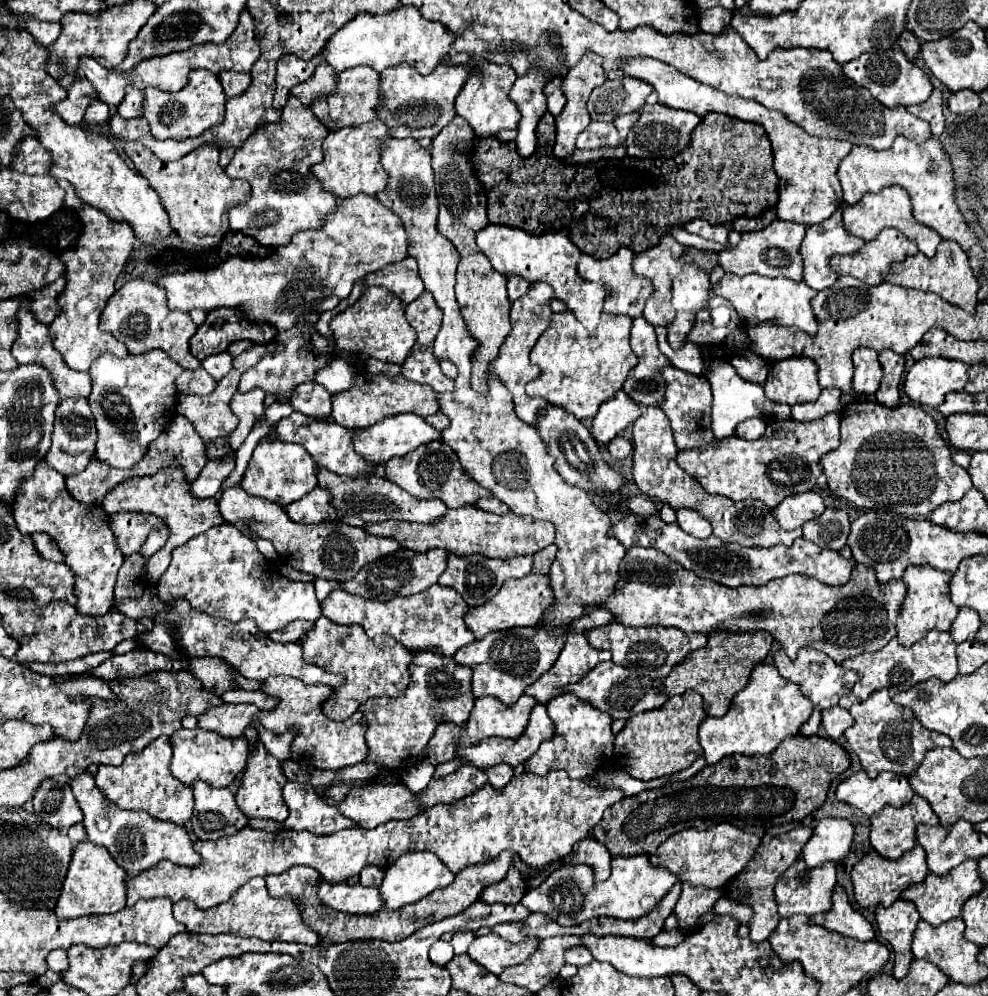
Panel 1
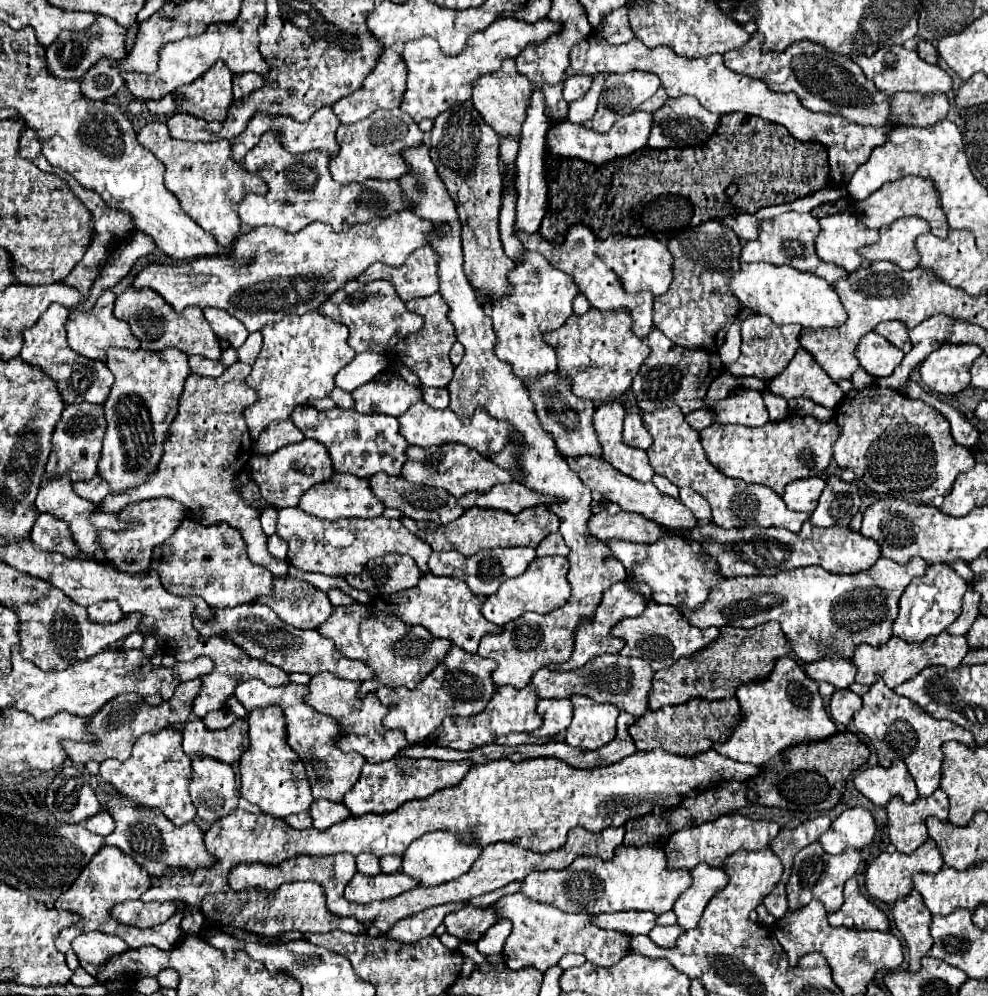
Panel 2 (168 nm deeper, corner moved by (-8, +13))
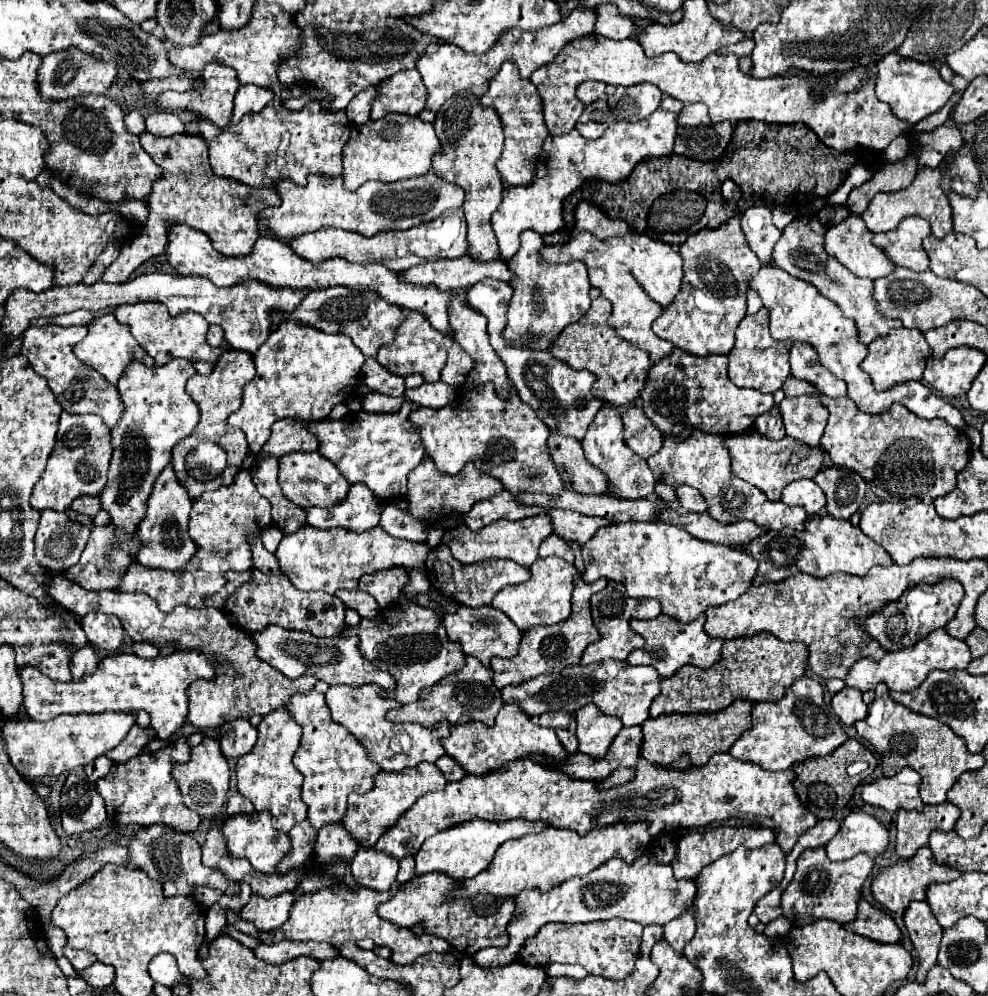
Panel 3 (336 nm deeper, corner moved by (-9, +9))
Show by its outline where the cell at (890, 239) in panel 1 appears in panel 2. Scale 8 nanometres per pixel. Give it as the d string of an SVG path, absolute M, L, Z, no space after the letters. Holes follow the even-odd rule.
M899 218L891 226L879 230L879 242L863 246L859 254L867 260L889 260L903 270L913 270L919 264L915 238L929 232L929 224L921 218Z

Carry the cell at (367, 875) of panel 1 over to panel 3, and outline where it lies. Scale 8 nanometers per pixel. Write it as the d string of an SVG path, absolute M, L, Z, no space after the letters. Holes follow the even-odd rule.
M414 856L402 858L402 860L400 860L400 872L398 872L396 882L398 882L398 884L404 884L404 882L408 882L408 880L414 878L414 876L416 876L416 874L414 874Z

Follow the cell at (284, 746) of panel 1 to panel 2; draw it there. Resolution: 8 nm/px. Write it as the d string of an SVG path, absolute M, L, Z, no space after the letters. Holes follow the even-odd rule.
M245 680L245 682L237 684L235 698L245 706L247 712L267 708L267 706L279 706L285 716L287 744L299 754L302 762L305 760L305 764L313 764L313 768L315 768L315 776L311 776L313 783L310 783L313 798L327 798L331 802L343 802L345 792L351 790L353 784L357 782L361 768L365 764L365 758L357 752L345 754L339 748L335 748L333 740L341 734L339 724L333 718L319 714L317 710L307 706L303 702L305 692L307 692L307 686L303 686L303 684L285 684L285 686L271 688L271 686L265 686L265 682L261 682L261 680ZM317 763L321 763L321 765L317 767Z

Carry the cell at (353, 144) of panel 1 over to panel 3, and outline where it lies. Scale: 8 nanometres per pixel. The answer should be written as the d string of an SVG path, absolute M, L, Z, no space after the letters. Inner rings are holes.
M388 114L382 120L354 126L350 140L344 146L344 188L358 190L368 180L396 182L426 174L432 166L432 158L442 152L442 144L434 132L434 124L422 122L408 114Z

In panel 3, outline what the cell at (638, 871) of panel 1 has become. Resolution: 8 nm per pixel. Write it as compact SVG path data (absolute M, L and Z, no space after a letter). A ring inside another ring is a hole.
M642 856L632 864L614 858L588 876L576 876L566 880L564 884L552 888L550 892L540 890L524 890L516 896L518 916L510 922L508 934L510 944L506 948L486 948L474 956L474 962L482 968L506 966L516 960L518 950L526 942L526 938L534 938L542 924L550 922L594 922L594 920L610 920L610 918L624 918L638 922L642 926L658 924L664 926L666 922L678 918L694 900L696 884L692 880L676 880L672 876L672 866L658 864L654 856Z

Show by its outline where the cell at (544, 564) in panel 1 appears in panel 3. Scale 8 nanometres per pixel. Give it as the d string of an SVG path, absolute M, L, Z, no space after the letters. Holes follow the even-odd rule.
M550 534L548 538L544 538L542 546L540 546L540 556L558 556L558 558L566 558L566 562L574 562L574 552L570 550L570 544L564 542L562 538L558 538L556 534Z

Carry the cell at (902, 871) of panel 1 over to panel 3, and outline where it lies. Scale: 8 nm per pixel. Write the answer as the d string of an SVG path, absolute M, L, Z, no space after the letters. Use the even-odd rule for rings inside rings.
M920 848L916 852L916 856L904 860L904 862L898 862L898 864L886 868L882 874L878 874L872 882L872 894L874 894L876 902L880 902L884 908L888 908L890 912L902 914L902 912L906 912L906 908L912 900L926 900L926 890L930 884L950 882L950 880L958 878L960 874L962 874L960 870L938 864L928 848Z

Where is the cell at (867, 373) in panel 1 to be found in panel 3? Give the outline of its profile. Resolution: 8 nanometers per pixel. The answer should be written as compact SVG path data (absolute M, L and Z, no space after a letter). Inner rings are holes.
M898 328L890 330L888 336L876 338L868 346L868 356L860 364L862 370L872 378L874 388L878 392L890 390L896 384L904 384L910 380L922 380L922 372L926 368L926 362L932 358L930 348L926 344L926 338L920 330L908 330L908 328Z

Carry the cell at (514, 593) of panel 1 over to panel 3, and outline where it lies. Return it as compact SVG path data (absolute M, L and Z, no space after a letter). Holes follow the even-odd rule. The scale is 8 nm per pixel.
M550 556L550 558L538 558L532 564L530 574L532 576L528 582L518 586L506 586L504 590L500 590L494 596L492 606L508 614L508 618L520 630L528 630L532 626L542 626L542 624L564 622L570 616L570 594L574 588L572 582L574 582L574 576L578 574L578 568L558 556Z

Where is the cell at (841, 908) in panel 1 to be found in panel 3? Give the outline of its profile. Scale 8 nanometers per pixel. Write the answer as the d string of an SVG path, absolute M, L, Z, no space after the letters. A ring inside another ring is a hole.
M864 898L858 904L858 916L854 922L844 926L850 932L856 932L860 936L866 936L880 944L898 944L902 942L902 932L884 910L874 908Z

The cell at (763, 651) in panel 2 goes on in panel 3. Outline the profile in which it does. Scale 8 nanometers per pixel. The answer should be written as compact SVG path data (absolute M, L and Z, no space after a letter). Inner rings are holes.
M756 634L752 638L724 640L722 660L708 670L696 666L682 666L672 678L662 680L662 692L650 706L650 716L662 714L698 714L718 712L734 700L776 702L784 698L794 680L802 678L808 666L808 650L802 642L782 642L772 634Z

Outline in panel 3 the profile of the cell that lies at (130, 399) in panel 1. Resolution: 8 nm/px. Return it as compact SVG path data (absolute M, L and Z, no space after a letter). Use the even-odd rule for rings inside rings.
M172 360L166 366L148 368L134 362L118 382L122 402L126 406L122 420L112 430L112 462L108 470L108 484L100 496L102 510L108 512L110 524L116 528L116 538L132 534L146 514L146 500L160 472L172 458L172 448L198 424L200 410L186 394L184 386L196 370L188 360Z

